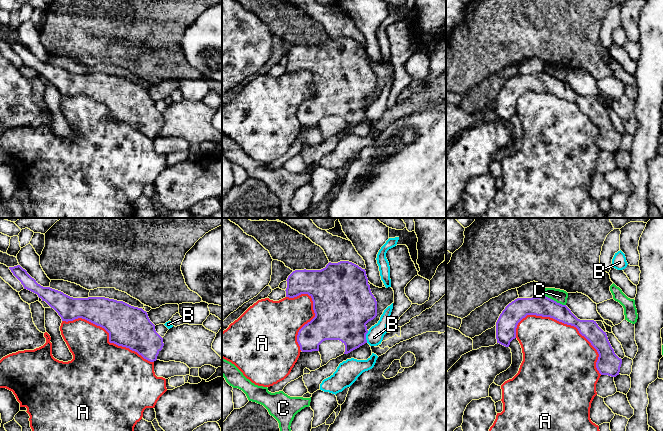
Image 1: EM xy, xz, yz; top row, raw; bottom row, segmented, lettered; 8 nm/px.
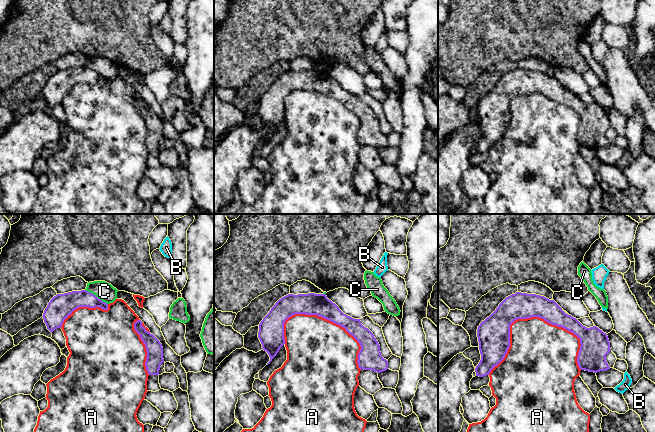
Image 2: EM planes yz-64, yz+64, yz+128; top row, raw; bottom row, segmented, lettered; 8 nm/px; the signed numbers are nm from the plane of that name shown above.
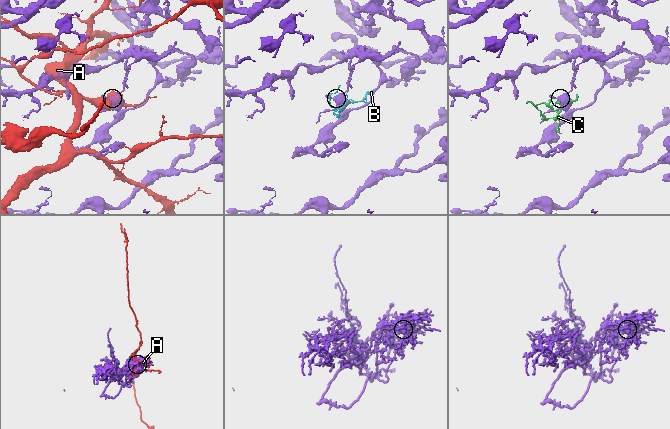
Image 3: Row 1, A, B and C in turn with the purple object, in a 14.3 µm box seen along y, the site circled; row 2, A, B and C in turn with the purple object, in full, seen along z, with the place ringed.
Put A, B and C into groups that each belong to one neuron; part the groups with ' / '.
A / B / C

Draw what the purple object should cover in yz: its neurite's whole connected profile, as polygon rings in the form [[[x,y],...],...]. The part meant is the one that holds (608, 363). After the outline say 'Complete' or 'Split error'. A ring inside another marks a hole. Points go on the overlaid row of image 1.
[[[546,297],[517,298],[509,303],[496,322],[497,343],[509,347],[516,338],[518,323],[527,315],[550,317],[567,325],[574,326],[597,350],[599,357],[596,368],[601,375],[619,375],[622,359],[612,348],[606,332],[594,320],[580,320],[566,306]]]. Complete

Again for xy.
[[[20,265],[9,269],[24,289],[37,294],[58,313],[62,321],[85,319],[104,328],[109,333],[110,343],[129,348],[150,362],[157,360],[164,346],[163,338],[142,308],[105,297],[73,298],[41,286]]]. Complete

